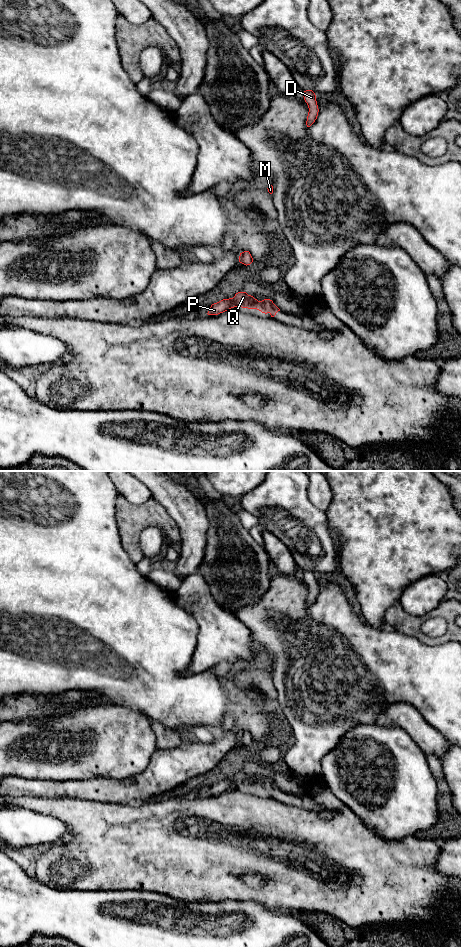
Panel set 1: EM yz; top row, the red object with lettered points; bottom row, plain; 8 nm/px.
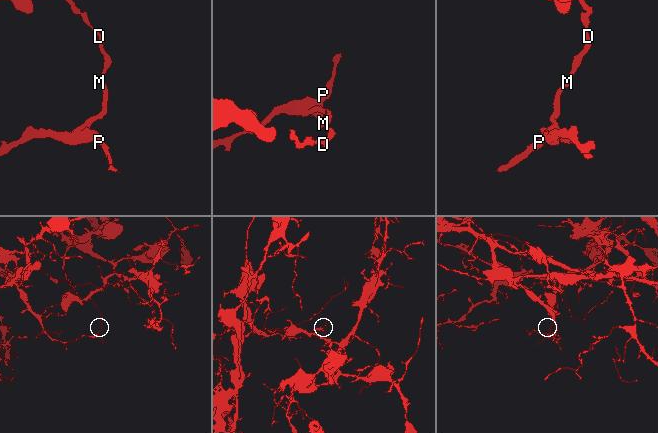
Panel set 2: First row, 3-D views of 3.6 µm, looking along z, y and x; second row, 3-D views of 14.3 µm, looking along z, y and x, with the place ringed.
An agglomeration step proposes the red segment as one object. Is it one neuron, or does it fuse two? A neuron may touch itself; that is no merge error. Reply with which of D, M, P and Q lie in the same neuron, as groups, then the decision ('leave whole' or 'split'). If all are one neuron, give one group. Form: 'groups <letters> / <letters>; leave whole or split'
groups D M / P Q; split

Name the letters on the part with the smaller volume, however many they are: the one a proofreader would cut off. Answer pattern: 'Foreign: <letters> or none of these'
Foreign: P, Q

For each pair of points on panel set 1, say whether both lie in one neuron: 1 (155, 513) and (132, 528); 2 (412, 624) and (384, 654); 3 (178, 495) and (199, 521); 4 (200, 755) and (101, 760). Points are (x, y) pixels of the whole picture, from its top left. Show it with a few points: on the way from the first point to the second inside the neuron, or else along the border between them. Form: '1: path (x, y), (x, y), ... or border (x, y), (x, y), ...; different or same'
1: path (149, 514), (145, 515), (138, 522); same
2: border (394, 629), (414, 635), (424, 644); different
3: path (179, 501), (193, 515); same
4: border (156, 748), (148, 765), (141, 772), (134, 775); different

